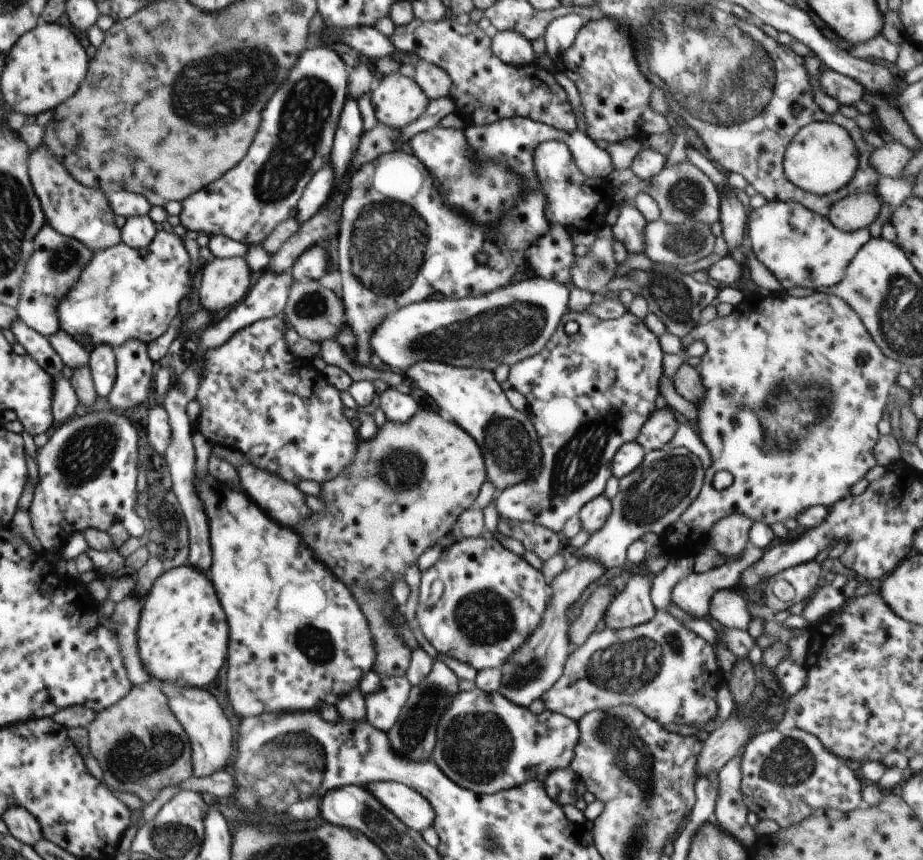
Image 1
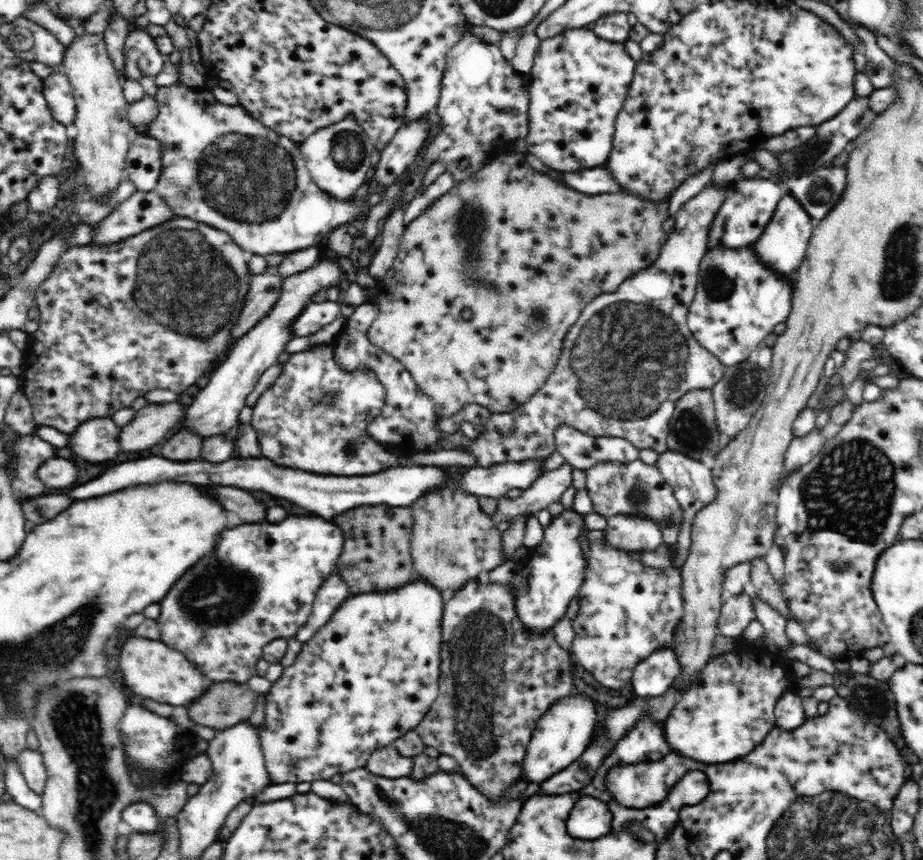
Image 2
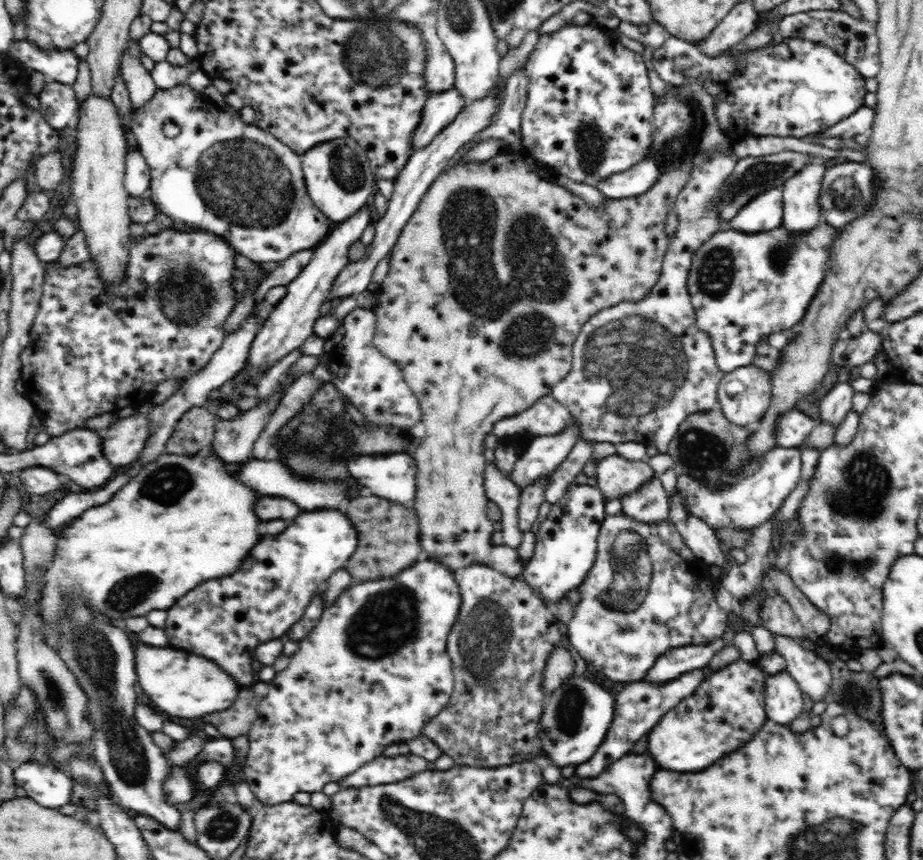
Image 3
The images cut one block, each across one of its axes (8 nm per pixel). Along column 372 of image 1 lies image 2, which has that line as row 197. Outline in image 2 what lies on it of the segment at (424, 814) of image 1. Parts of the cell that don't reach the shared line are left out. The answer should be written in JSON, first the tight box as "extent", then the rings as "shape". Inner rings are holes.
{"extent":[751,195,814,282],"shape":[[[784,195],[777,204],[772,220],[766,225],[762,236],[751,245],[752,249],[762,263],[766,263],[770,269],[790,277],[794,282],[798,266],[804,260],[808,240],[810,240],[812,230],[814,230],[814,223],[814,220],[808,215],[808,211],[804,210],[804,207],[800,205],[800,201],[794,195]]]}

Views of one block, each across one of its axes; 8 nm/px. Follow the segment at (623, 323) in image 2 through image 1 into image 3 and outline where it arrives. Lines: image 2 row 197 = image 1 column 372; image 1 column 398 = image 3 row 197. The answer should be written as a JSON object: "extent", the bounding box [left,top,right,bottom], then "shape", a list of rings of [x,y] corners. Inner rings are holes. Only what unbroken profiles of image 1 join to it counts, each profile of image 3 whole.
{"extent":[550,148,739,453],"shape":[[[698,148],[690,161],[693,163],[691,177],[673,206],[678,215],[678,226],[676,232],[669,237],[658,282],[638,302],[626,300],[592,315],[582,326],[580,335],[574,342],[571,370],[552,388],[550,396],[568,408],[573,422],[580,425],[580,436],[584,440],[611,442],[614,445],[637,442],[647,447],[656,446],[660,453],[667,453],[669,442],[675,437],[678,426],[688,416],[718,407],[718,386],[724,373],[715,362],[711,338],[701,332],[696,324],[695,307],[687,289],[687,278],[692,255],[715,232],[725,228],[719,210],[716,210],[715,200],[719,197],[724,181],[734,172],[739,158],[733,151],[706,157]]]}

